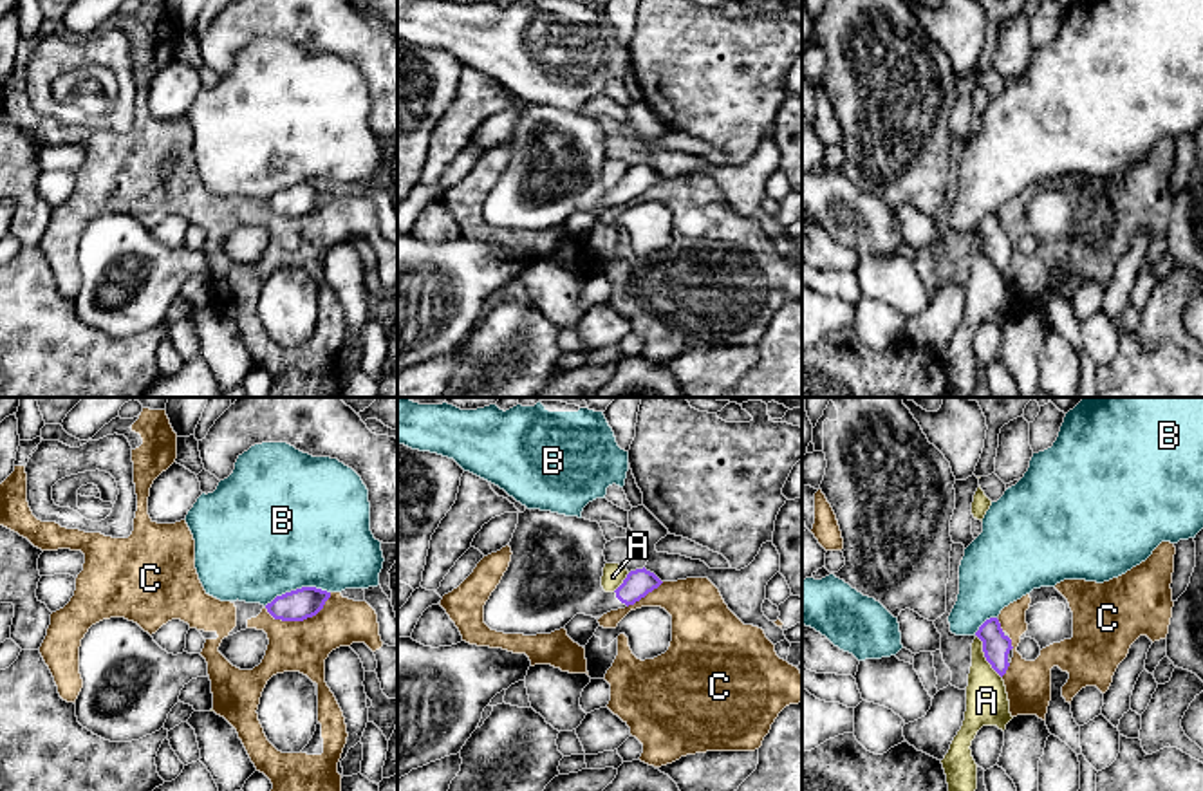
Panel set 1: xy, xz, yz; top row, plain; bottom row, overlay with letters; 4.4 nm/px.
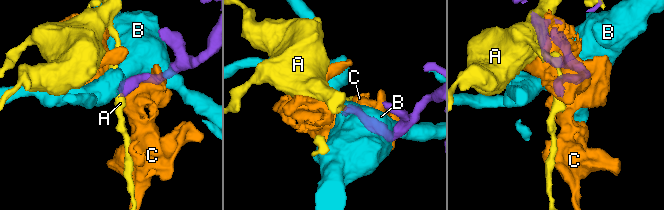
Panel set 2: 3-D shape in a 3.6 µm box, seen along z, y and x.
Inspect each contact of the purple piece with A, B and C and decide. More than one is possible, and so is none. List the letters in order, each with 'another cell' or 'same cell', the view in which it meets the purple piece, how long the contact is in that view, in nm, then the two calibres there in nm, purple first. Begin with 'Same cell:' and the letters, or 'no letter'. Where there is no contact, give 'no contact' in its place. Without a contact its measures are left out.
Same cell: no letter
A: another cell; contact in yz; length 240 nm; calibres 120 and 190 nm
B: another cell; contact in xy; length 300 nm; calibres 140 and 500 nm
C: another cell; contact in xy; length 320 nm; calibres 140 and 220 nm

